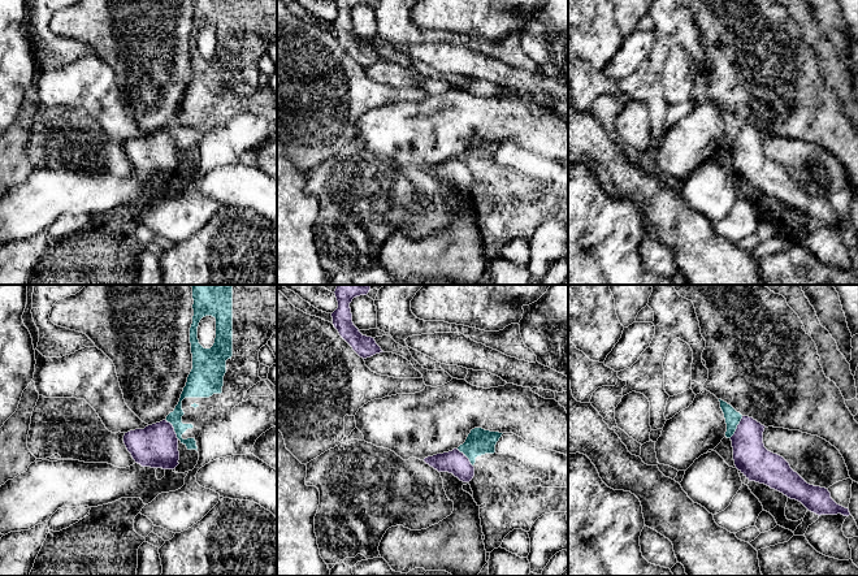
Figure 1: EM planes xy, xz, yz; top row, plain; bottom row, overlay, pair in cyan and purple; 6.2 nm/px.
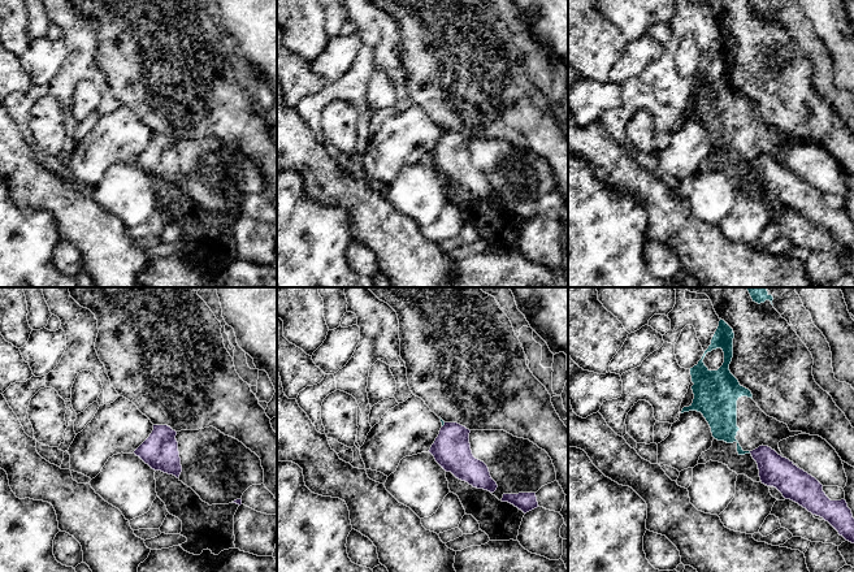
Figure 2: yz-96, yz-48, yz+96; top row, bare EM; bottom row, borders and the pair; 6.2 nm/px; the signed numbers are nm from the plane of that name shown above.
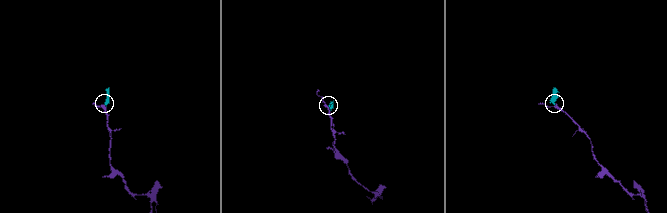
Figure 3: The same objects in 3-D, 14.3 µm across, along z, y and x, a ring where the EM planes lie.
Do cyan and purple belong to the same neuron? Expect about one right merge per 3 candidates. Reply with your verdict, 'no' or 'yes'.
no

